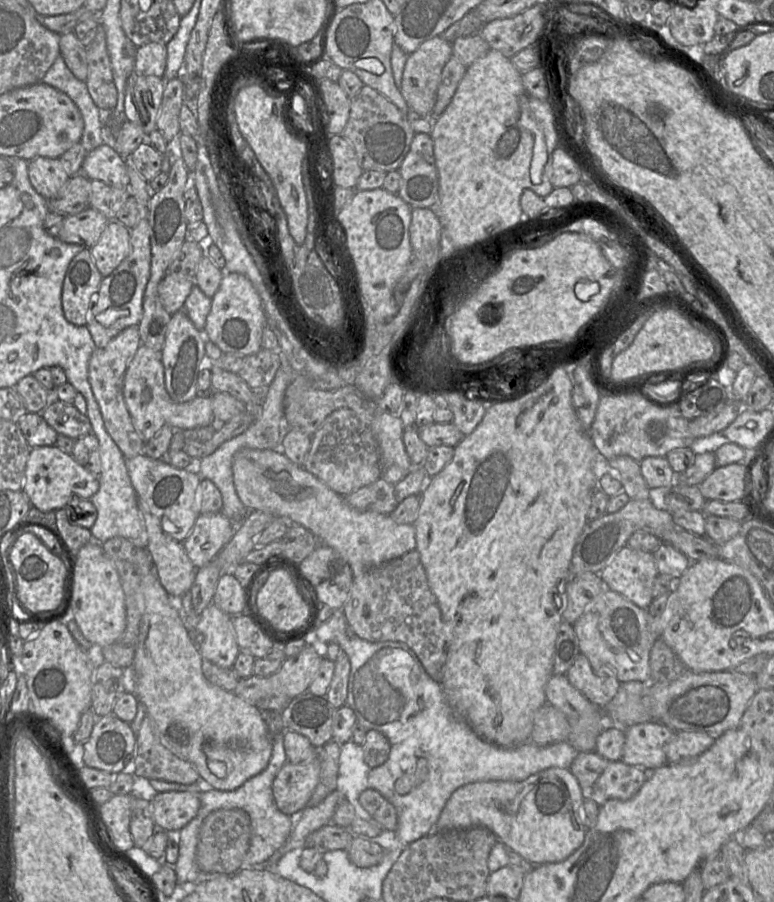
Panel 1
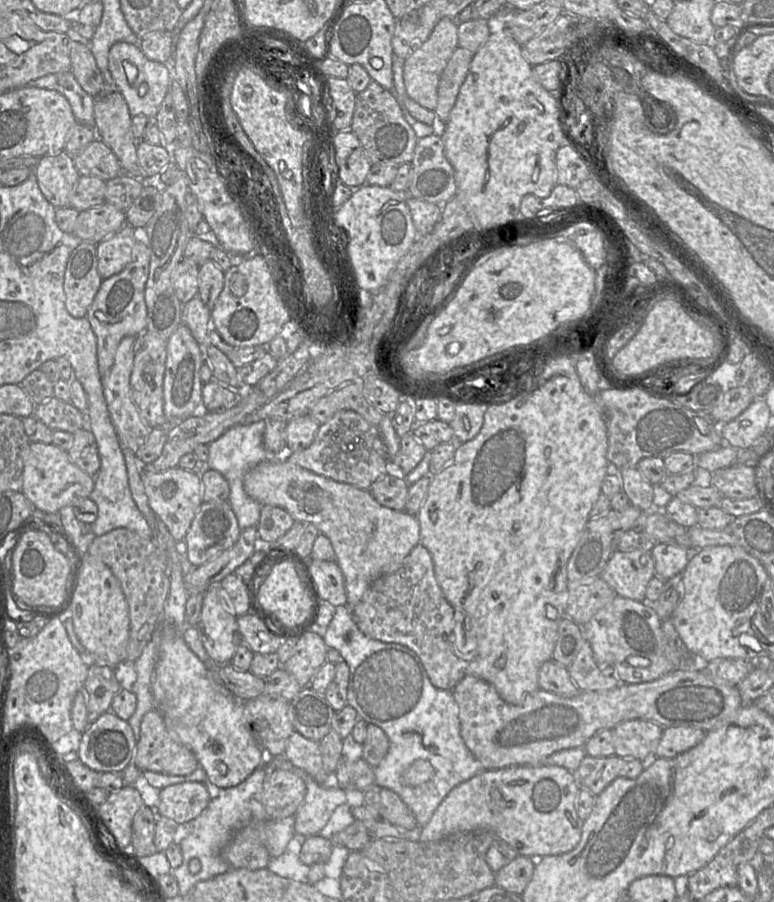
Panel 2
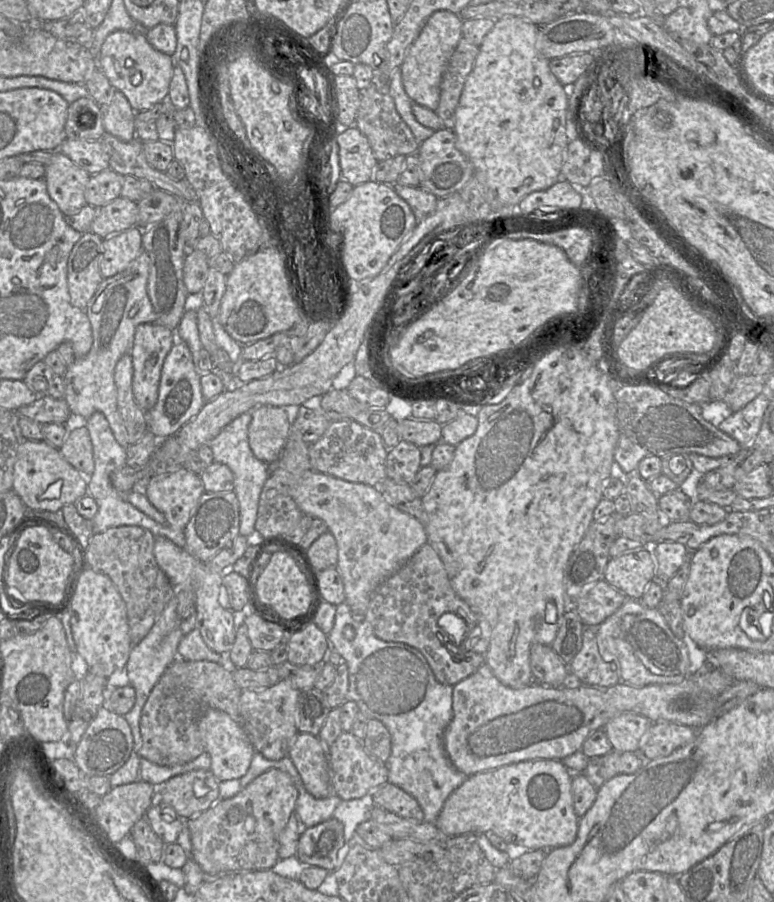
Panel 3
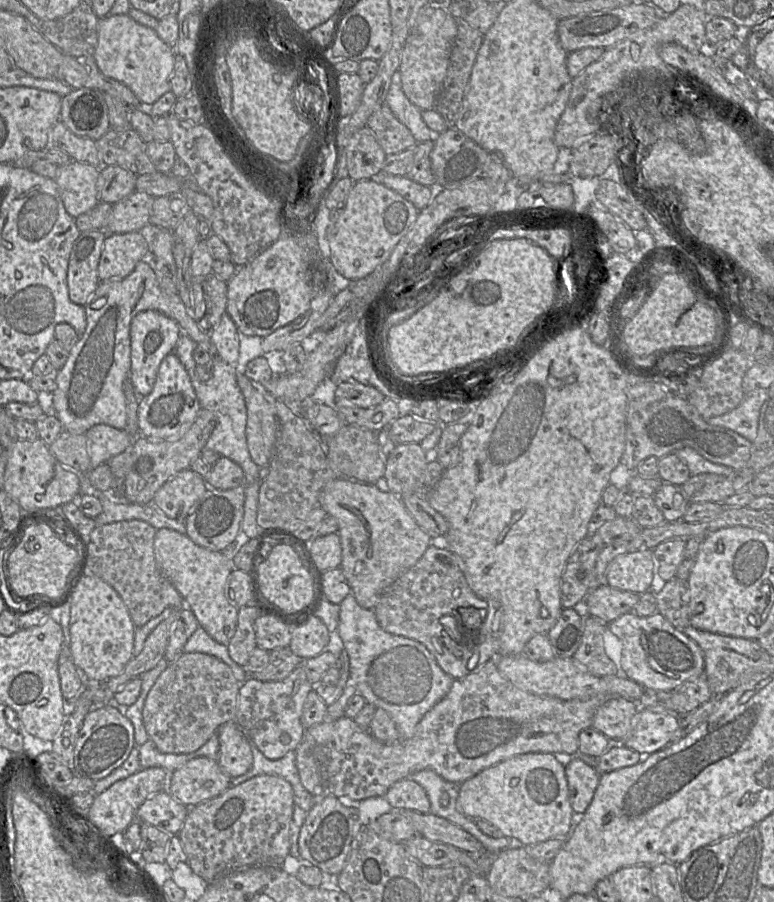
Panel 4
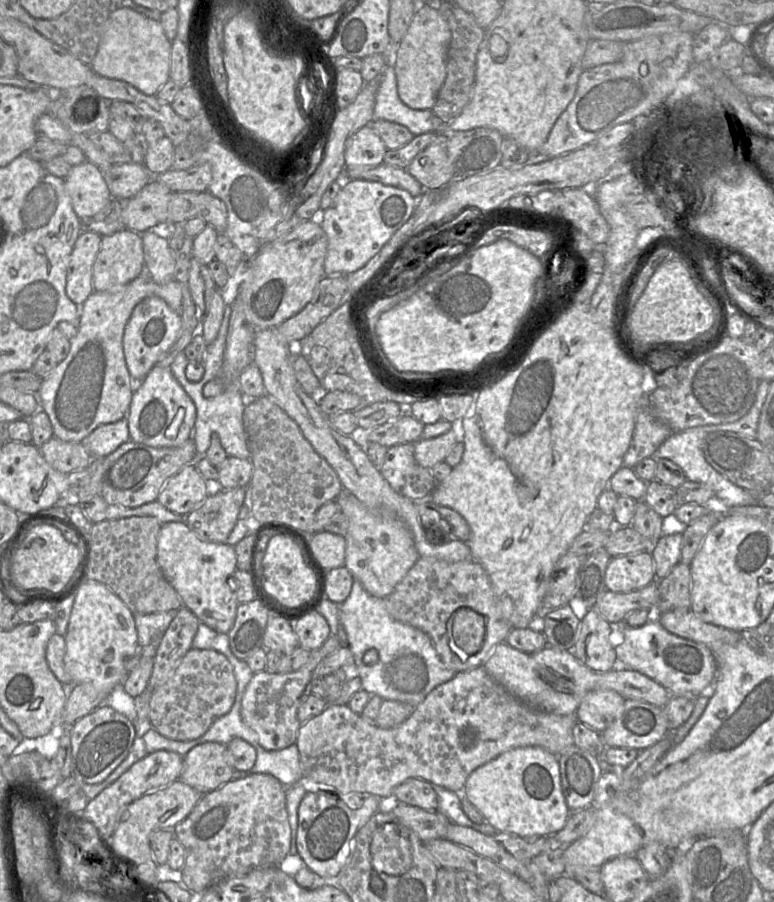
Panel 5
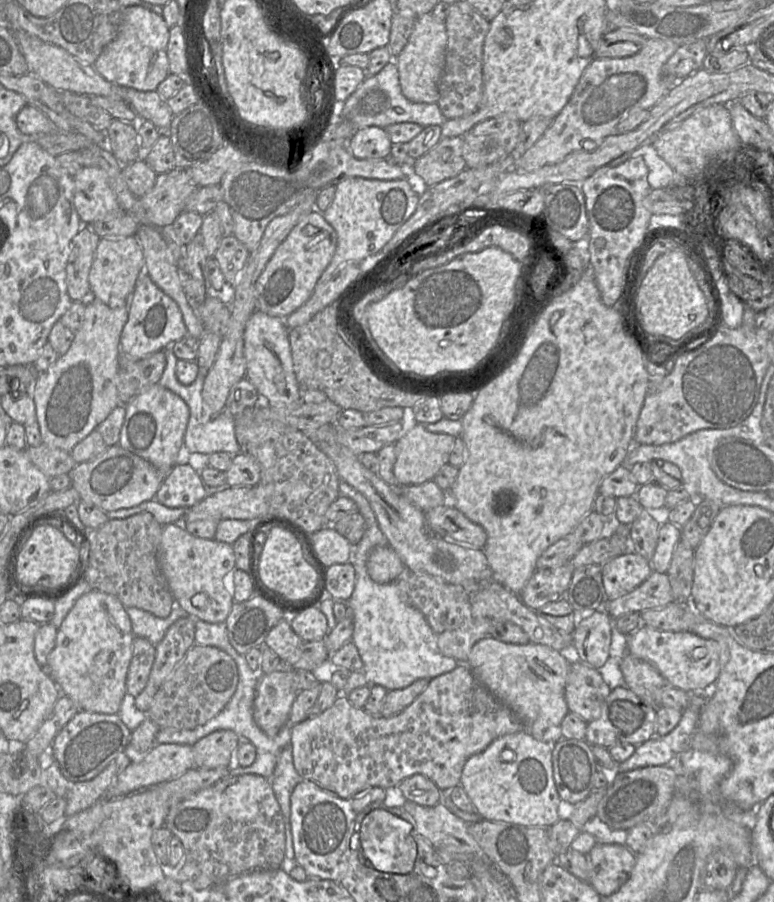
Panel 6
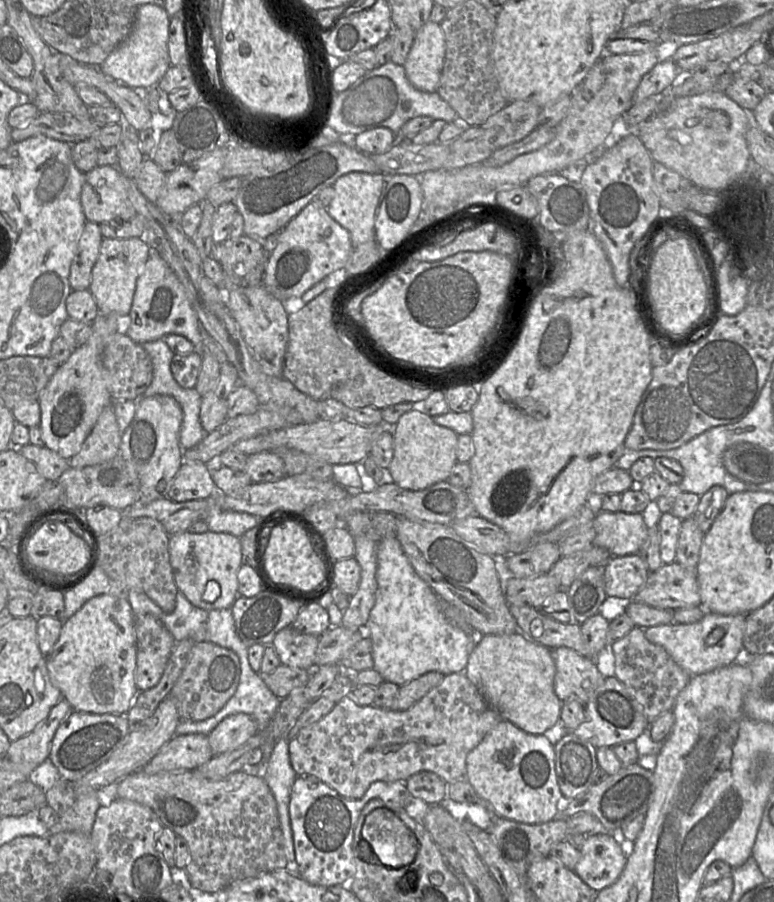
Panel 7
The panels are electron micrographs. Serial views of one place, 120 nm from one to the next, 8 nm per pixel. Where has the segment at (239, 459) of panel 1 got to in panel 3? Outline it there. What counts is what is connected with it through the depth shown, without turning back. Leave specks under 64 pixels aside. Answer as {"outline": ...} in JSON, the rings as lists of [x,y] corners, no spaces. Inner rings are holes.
{"outline":[[[307,471],[292,488],[292,497],[303,515],[322,519],[335,537],[345,602],[358,620],[364,620],[376,588],[428,543],[424,524],[392,506],[379,487]]]}

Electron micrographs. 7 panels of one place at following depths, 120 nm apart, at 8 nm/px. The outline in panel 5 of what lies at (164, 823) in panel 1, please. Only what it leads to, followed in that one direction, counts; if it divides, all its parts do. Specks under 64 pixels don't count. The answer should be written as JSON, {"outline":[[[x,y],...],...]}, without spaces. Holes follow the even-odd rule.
{"outline":[[[205,742],[190,749],[183,757],[179,779],[206,794],[232,780],[234,770],[227,745]]]}

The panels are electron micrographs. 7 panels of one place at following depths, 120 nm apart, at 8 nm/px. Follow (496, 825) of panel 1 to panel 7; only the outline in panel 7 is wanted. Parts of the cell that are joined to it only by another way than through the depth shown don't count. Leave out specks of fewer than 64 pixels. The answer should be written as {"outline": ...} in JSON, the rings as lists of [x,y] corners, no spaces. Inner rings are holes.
{"outline":[[[502,719],[471,750],[466,757],[465,779],[476,795],[486,800],[497,818],[526,824],[542,824],[558,816],[558,801],[562,797],[555,774],[554,746],[543,734],[524,732],[512,722]]]}

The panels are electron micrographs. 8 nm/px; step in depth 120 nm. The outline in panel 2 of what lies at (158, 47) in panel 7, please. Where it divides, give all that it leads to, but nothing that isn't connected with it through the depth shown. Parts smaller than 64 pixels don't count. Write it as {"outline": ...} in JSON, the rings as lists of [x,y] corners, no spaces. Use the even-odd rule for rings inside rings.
{"outline":[[[116,42],[108,53],[108,67],[113,79],[113,87],[126,100],[131,116],[145,115],[154,118],[170,89],[172,68],[169,63],[149,60],[138,44]]]}

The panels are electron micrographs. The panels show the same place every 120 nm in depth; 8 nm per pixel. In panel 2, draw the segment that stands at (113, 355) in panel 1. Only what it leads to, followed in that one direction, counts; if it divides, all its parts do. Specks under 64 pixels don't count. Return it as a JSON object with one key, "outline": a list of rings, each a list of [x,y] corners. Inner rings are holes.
{"outline":[[[125,336],[122,338],[109,374],[101,376],[103,393],[119,442],[121,444],[126,444],[133,453],[136,453],[146,442],[151,431],[151,428],[141,418],[140,412],[131,396],[130,377],[134,364],[135,339],[136,337],[134,336]]]}

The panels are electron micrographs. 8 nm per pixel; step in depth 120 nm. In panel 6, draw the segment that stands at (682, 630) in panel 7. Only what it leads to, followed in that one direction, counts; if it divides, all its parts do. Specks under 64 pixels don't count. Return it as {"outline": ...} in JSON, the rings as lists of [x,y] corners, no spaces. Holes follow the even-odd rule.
{"outline":[[[641,625],[627,638],[627,652],[651,663],[667,682],[688,693],[705,693],[714,686],[721,671],[721,646],[693,631],[662,631]]]}

